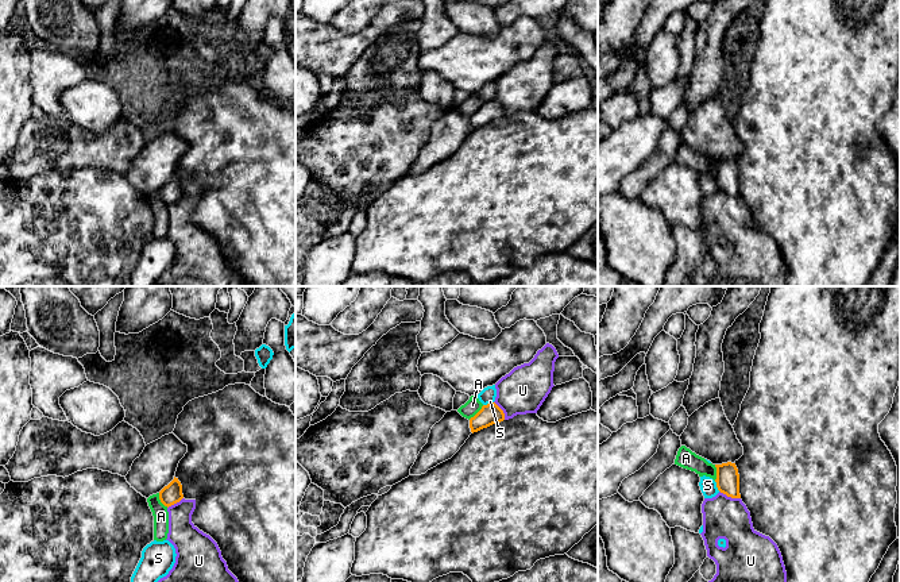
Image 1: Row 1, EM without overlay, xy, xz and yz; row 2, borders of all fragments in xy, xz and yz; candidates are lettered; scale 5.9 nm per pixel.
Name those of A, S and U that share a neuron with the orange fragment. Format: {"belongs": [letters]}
{"belongs": []}

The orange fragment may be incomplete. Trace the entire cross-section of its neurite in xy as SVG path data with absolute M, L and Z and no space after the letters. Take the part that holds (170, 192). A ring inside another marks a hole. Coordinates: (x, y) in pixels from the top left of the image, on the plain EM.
M175 174L167 184L165 184L159 189L159 197L167 205L179 200L182 196L184 196L182 182Z

